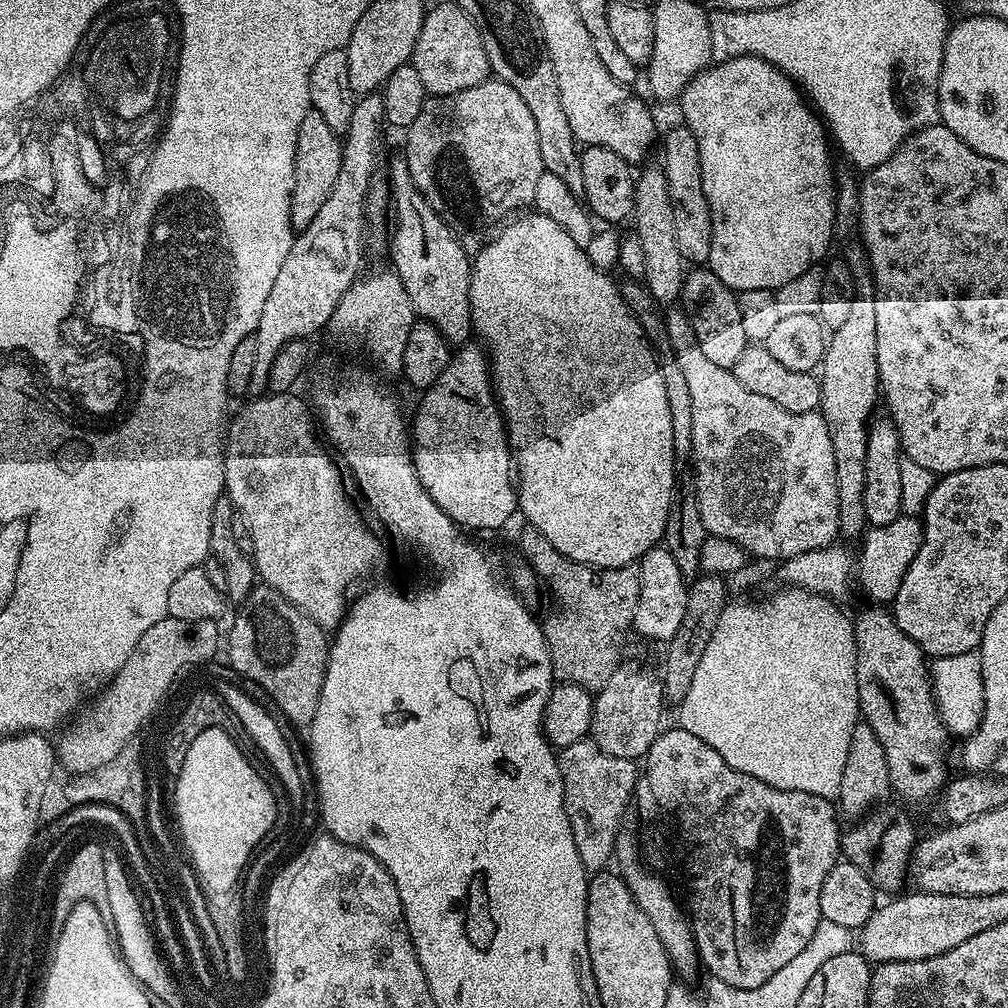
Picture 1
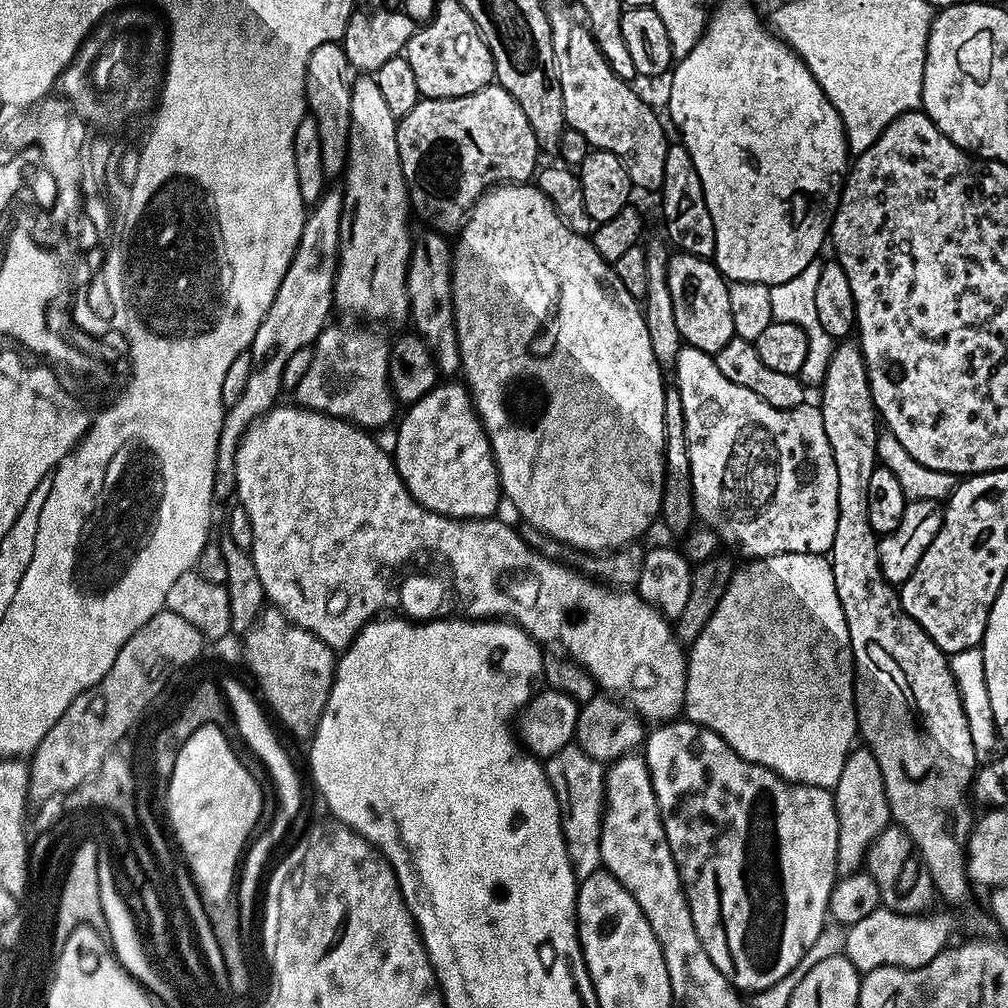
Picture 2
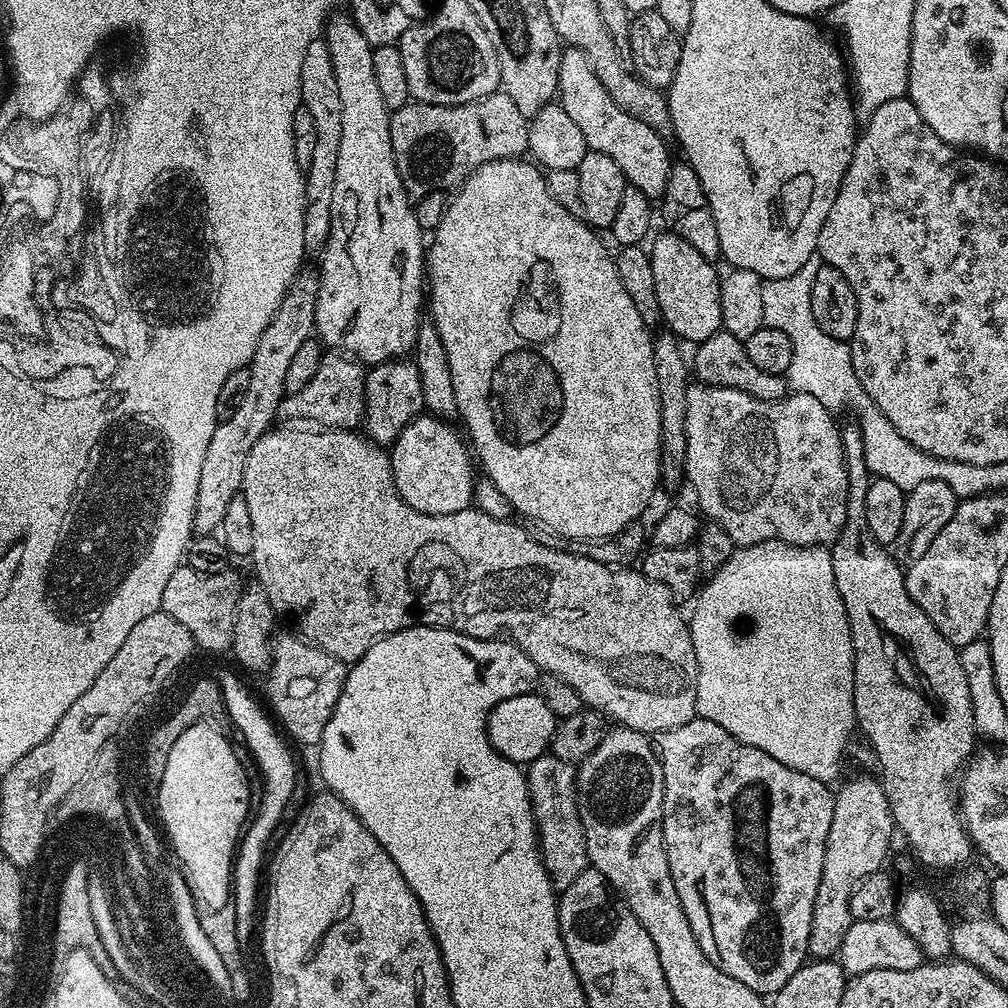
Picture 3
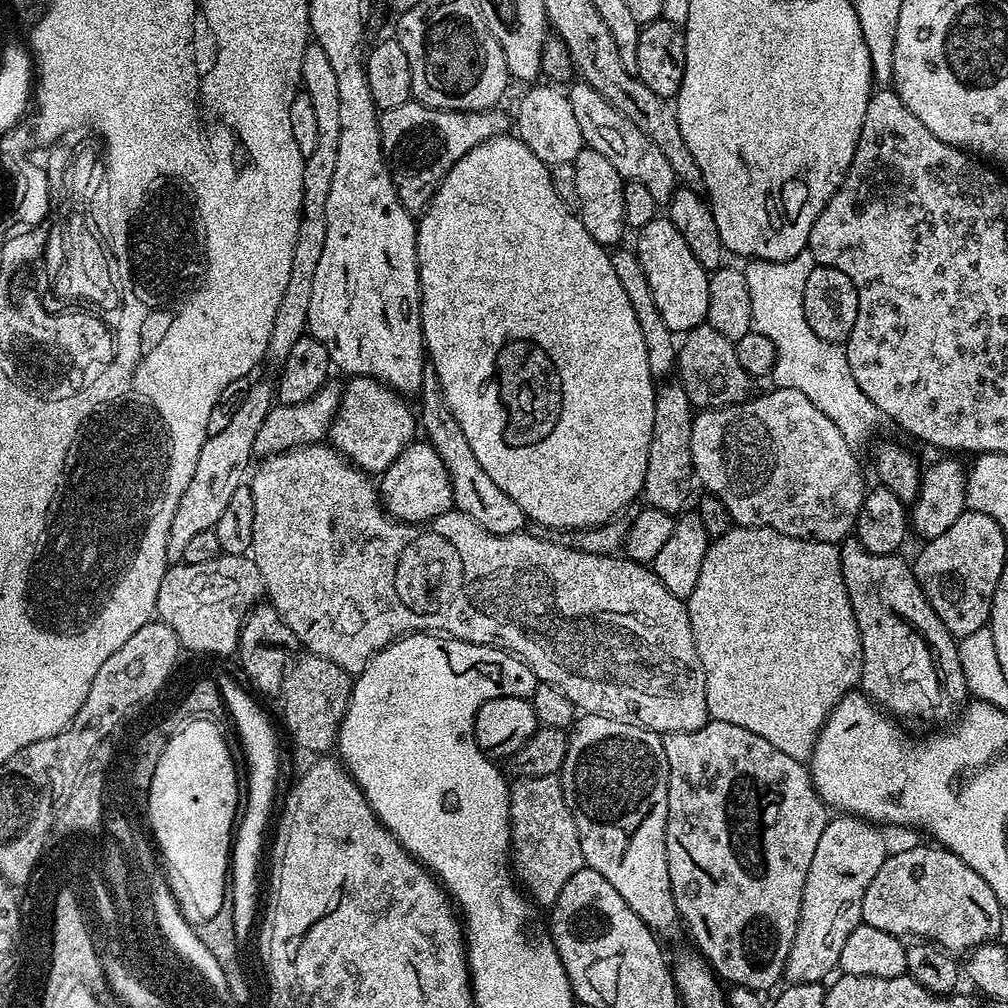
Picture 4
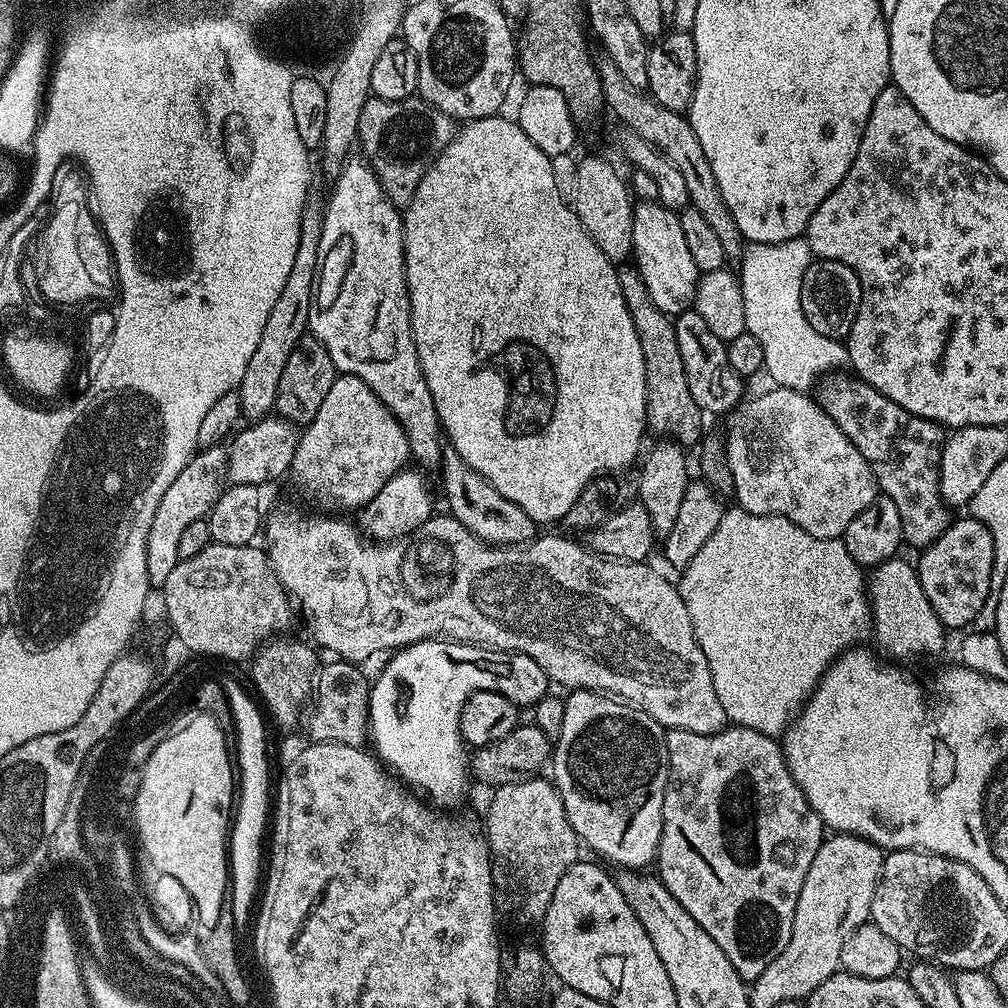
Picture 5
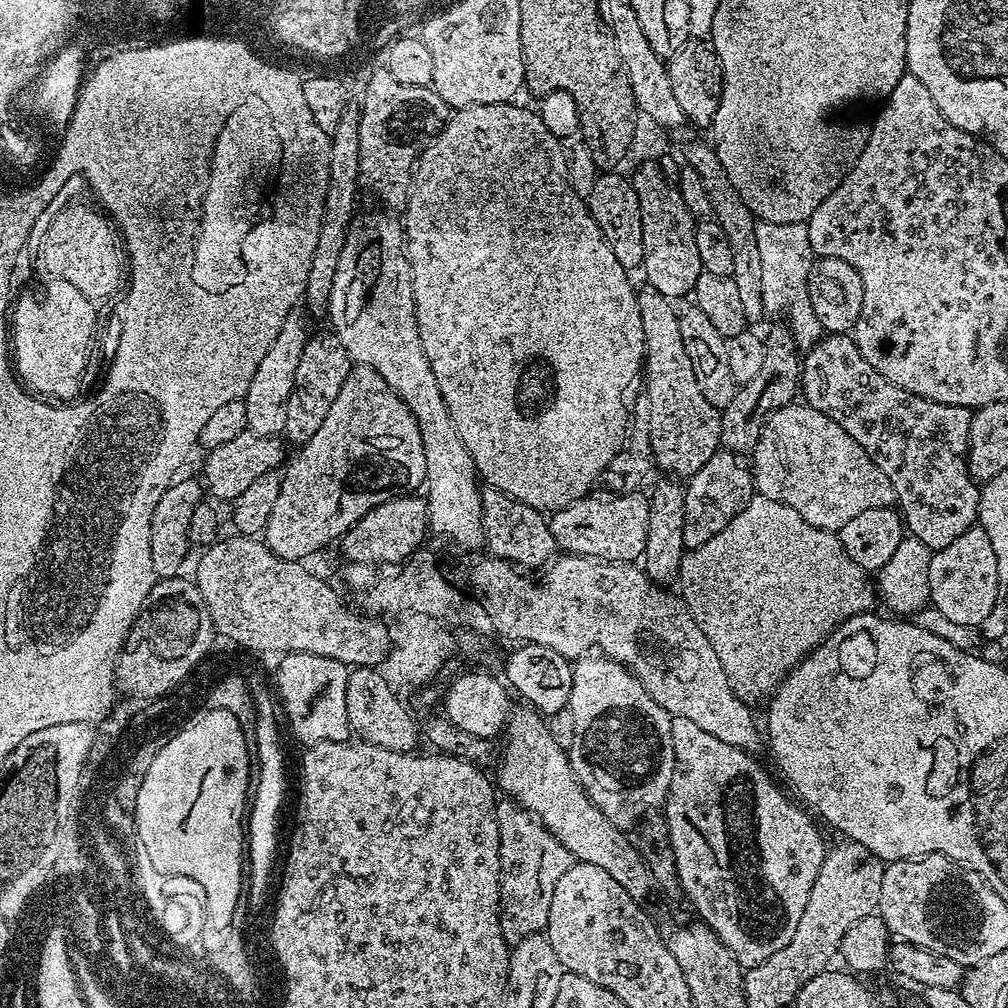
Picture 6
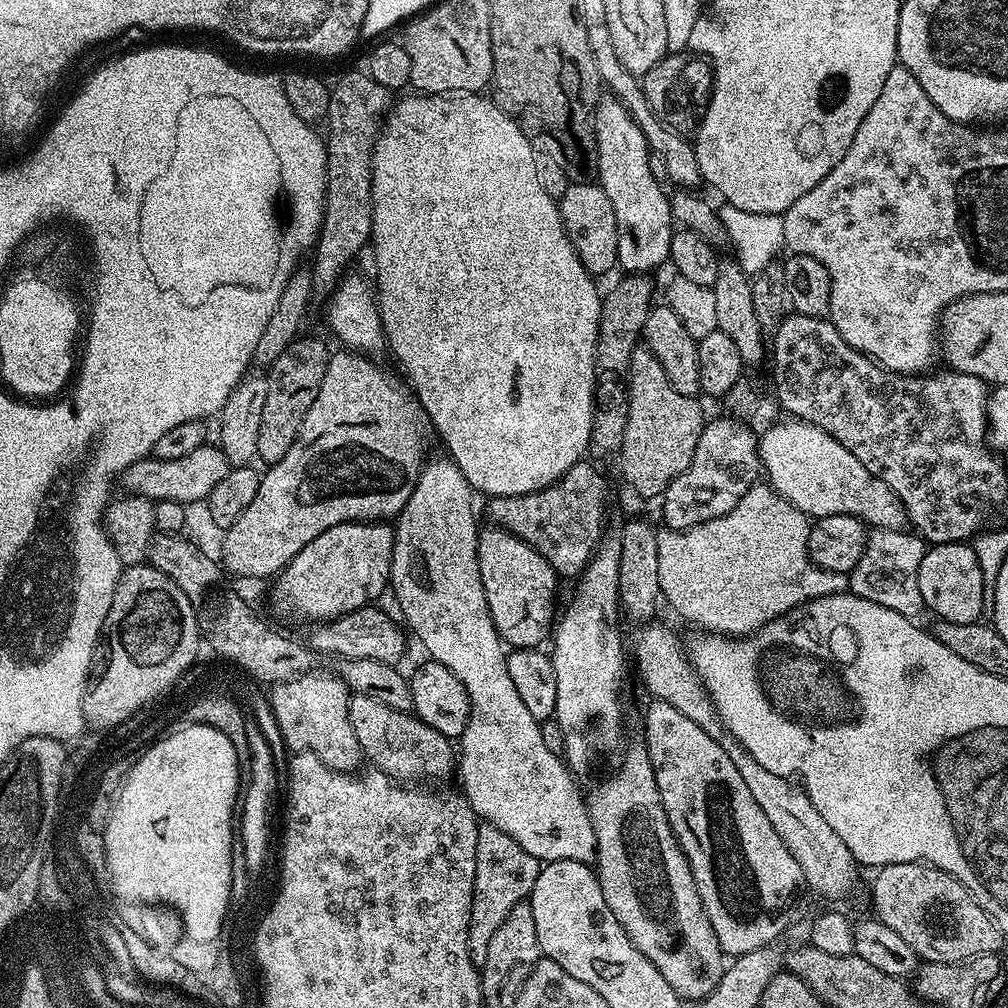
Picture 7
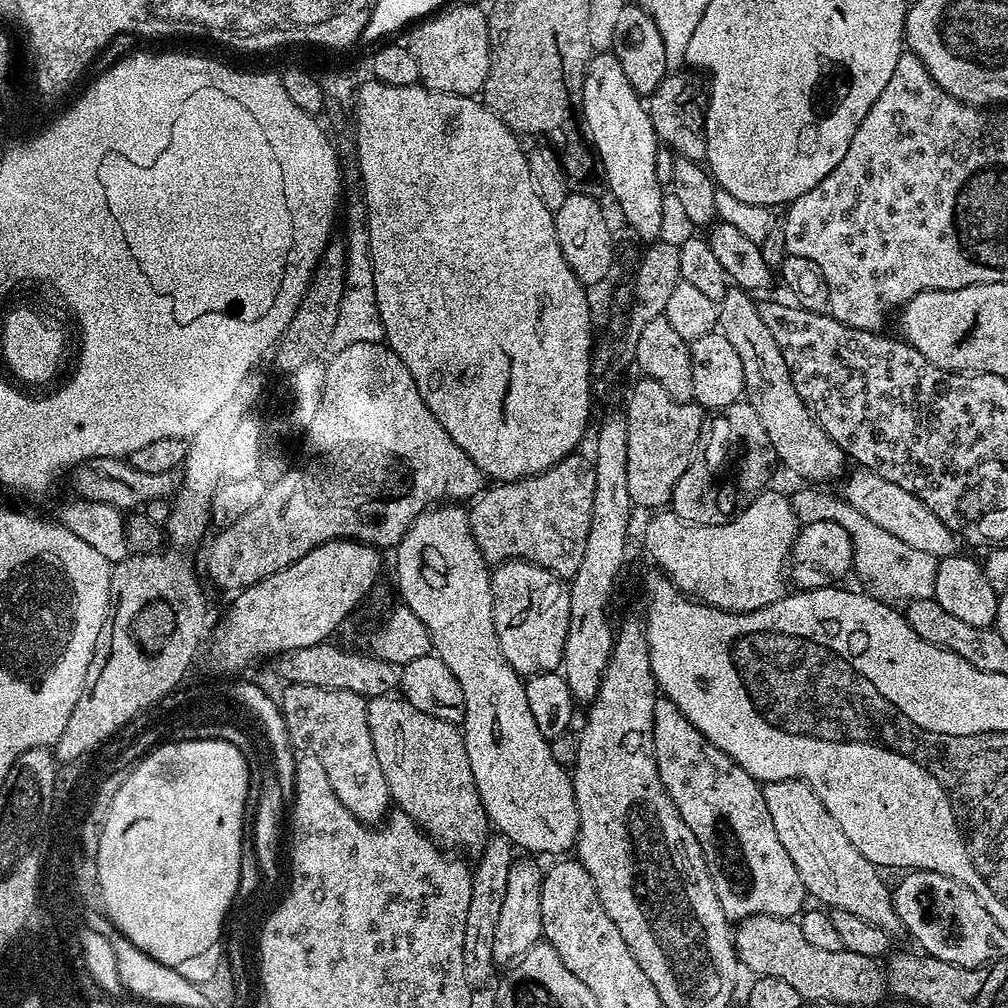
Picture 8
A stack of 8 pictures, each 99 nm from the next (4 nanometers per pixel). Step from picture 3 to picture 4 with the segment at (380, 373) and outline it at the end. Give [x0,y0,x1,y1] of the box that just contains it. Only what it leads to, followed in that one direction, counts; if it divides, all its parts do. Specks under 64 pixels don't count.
[326,376,418,474]

